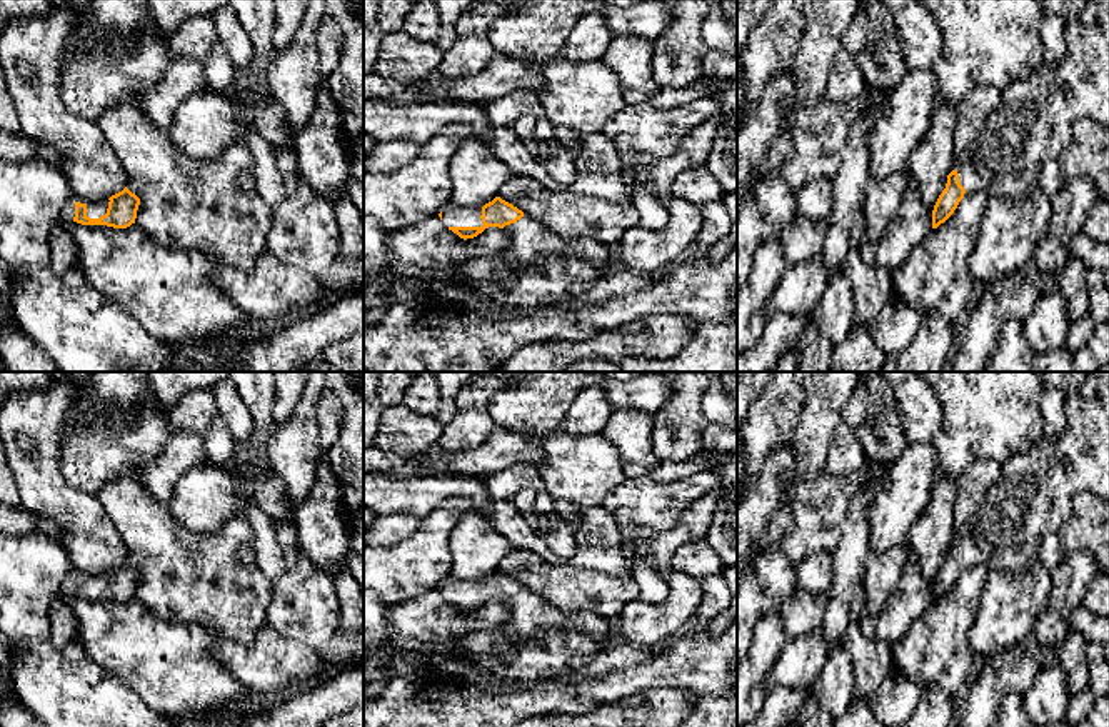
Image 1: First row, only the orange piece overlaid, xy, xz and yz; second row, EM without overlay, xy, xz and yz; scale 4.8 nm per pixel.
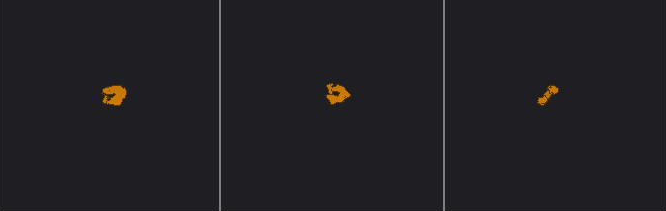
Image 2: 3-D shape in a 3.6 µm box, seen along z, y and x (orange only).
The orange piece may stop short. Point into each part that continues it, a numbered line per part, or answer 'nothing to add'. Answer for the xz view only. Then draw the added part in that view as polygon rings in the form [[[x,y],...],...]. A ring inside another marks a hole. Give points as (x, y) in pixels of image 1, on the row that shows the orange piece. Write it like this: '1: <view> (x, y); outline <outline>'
1: xz (451, 215); outline [[[452,207],[442,210],[442,222],[447,227],[482,227],[482,207]]]
2: xz (531, 240); outline [[[524,213],[520,220],[504,228],[510,237],[507,248],[474,255],[462,267],[462,273],[470,280],[500,282],[507,287],[514,282],[517,270],[549,255],[579,257],[607,272],[615,267],[615,248],[594,238],[564,240],[530,215]]]

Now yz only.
1: yz (1033, 124); outline [[[1087,0],[1079,17],[1066,22],[1066,43],[1066,57],[1057,65],[1034,68],[1002,90],[999,107],[972,145],[954,160],[964,197],[974,192],[1007,198],[1026,195],[1039,187],[1044,163],[1071,147],[1076,122],[1109,128],[1109,0]]]

